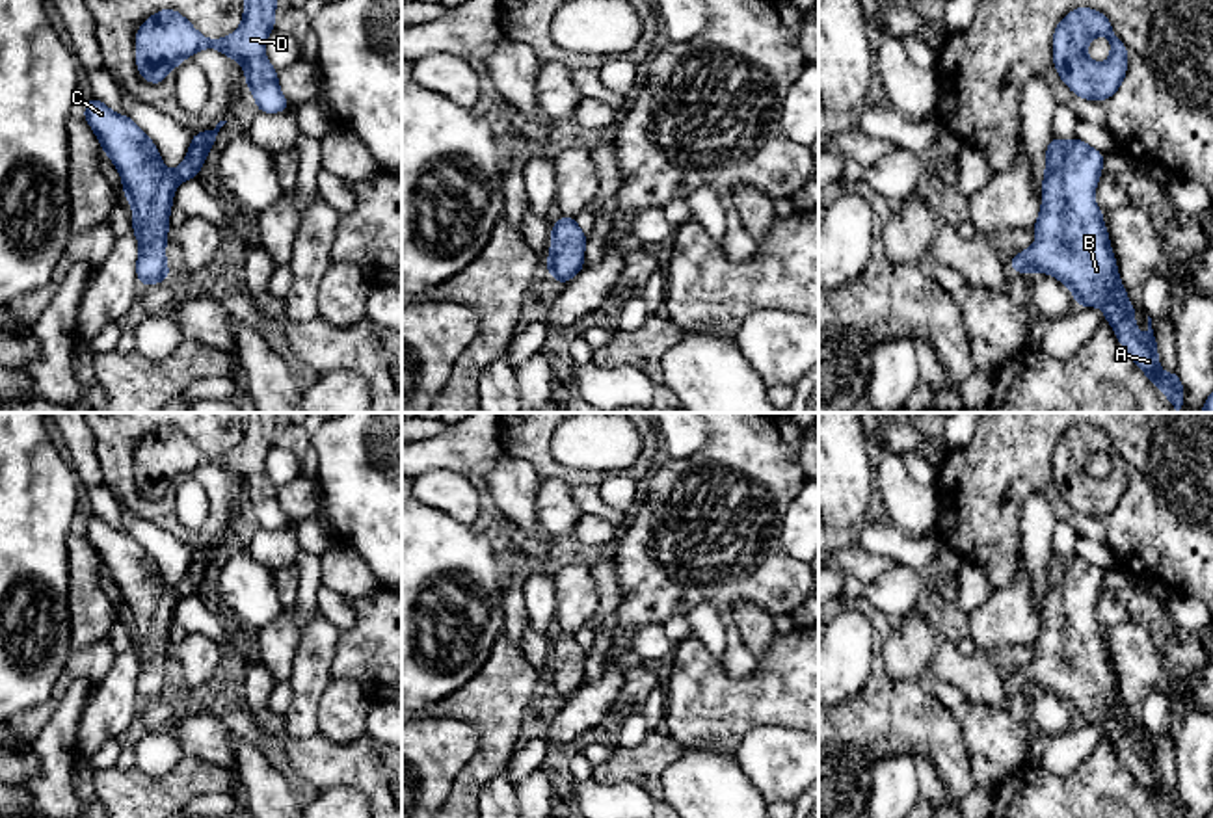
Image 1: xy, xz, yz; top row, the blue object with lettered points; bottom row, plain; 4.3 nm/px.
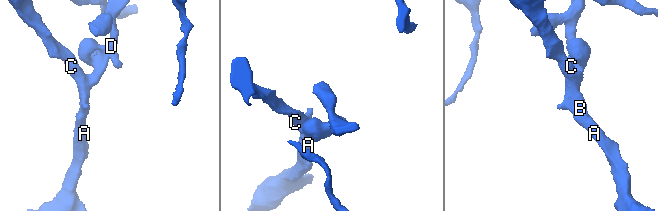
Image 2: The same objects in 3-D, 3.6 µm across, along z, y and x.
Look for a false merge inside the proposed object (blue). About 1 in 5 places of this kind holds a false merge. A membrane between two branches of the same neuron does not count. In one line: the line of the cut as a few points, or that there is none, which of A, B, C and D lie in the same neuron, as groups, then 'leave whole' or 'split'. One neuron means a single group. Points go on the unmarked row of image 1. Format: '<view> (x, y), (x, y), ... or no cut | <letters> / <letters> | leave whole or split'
no cut | A B C D | leave whole

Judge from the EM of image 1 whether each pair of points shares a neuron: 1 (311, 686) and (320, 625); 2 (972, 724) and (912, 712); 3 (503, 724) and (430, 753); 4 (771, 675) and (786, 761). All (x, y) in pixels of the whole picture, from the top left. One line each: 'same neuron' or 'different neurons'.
1: same neuron
2: different neurons
3: different neurons
4: different neurons

